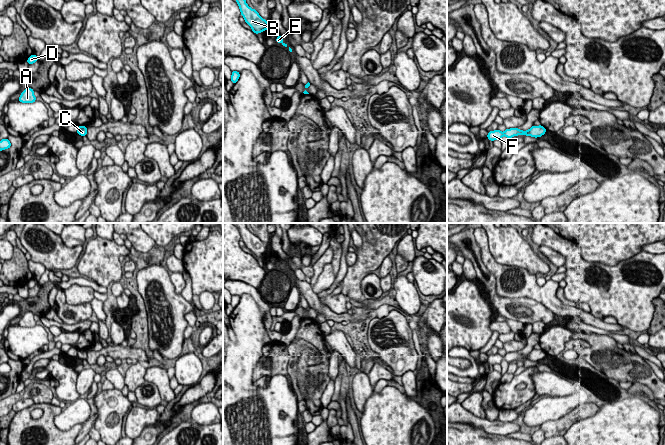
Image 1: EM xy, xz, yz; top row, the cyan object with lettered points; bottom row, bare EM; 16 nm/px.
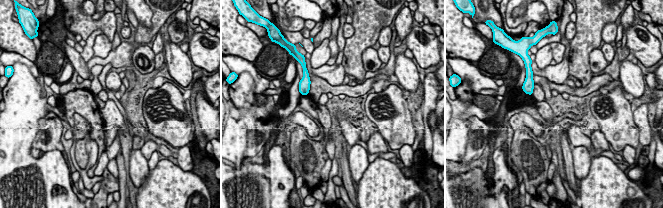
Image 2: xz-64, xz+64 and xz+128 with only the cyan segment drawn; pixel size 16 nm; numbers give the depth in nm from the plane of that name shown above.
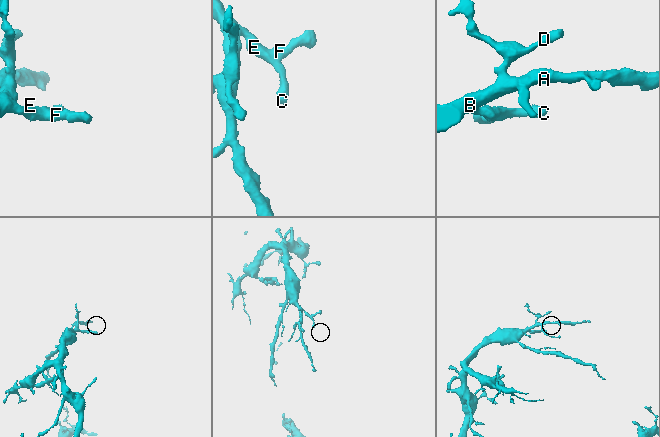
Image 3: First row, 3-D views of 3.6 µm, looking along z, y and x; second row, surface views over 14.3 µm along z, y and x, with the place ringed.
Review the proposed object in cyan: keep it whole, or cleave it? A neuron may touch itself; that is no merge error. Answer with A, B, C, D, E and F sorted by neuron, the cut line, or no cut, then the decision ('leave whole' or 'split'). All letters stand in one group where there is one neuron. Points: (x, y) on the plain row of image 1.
A B C D E F | no cut | leave whole

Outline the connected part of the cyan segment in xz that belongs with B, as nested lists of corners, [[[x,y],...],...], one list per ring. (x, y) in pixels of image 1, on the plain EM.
[[[245,223],[236,224],[236,227],[241,235],[241,239],[255,258],[268,254],[271,251],[270,248],[263,243],[255,233],[252,233],[247,229]]]

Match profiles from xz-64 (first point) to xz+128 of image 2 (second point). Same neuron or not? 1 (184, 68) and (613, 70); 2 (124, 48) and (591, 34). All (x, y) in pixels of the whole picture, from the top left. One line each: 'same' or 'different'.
1: different
2: same

